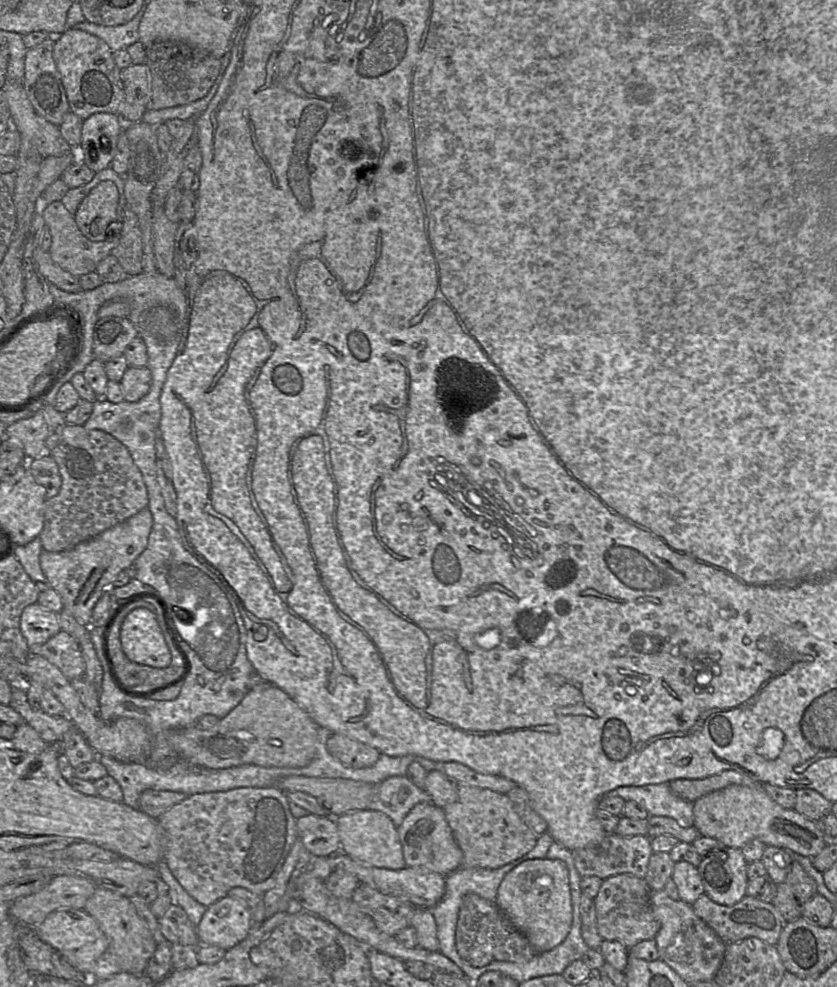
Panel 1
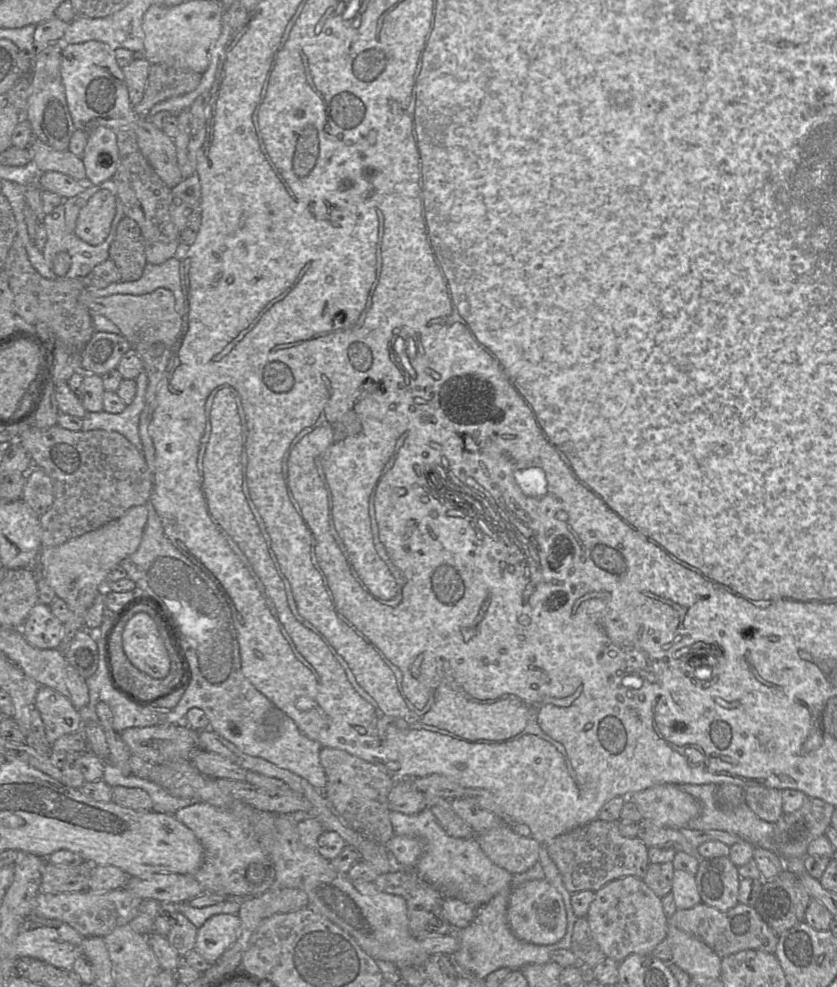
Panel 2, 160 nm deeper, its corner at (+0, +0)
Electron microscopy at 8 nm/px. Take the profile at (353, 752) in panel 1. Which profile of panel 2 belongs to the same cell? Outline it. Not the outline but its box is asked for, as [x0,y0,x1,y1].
[320,747,395,846]

